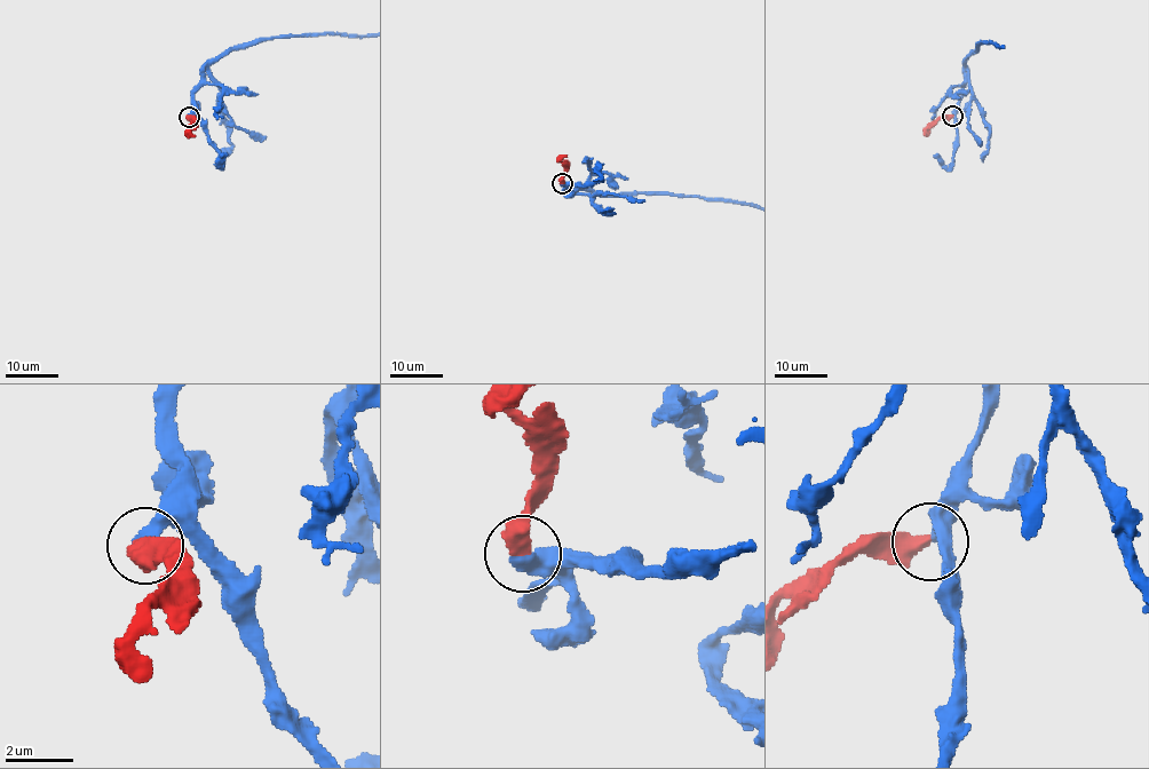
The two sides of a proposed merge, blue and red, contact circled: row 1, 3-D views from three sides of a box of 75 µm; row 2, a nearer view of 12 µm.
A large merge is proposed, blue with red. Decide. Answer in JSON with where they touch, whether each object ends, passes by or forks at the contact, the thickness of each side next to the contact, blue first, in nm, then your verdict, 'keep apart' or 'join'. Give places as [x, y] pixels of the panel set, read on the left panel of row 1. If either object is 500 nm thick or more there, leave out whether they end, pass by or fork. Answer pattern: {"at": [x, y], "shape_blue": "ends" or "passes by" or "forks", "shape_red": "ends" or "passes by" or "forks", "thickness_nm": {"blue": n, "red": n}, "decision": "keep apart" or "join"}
{"at": [189, 117], "thickness_nm": {"blue": 360, "red": 550}, "decision": "join"}

